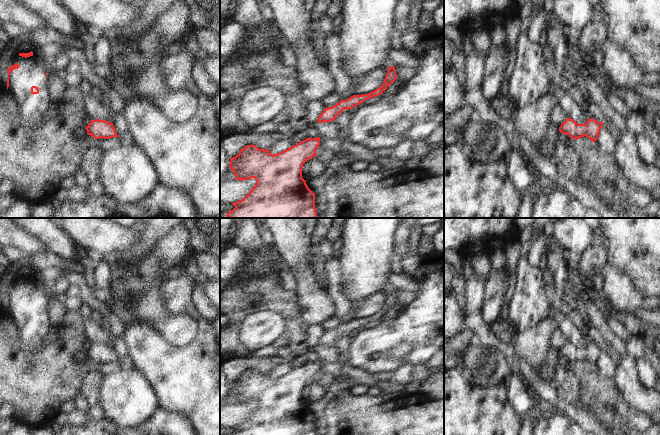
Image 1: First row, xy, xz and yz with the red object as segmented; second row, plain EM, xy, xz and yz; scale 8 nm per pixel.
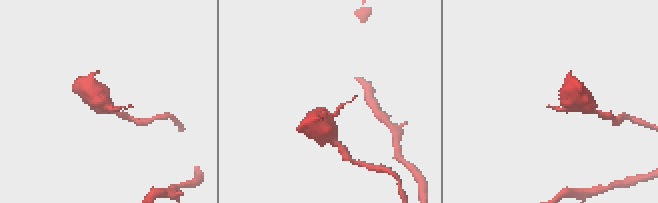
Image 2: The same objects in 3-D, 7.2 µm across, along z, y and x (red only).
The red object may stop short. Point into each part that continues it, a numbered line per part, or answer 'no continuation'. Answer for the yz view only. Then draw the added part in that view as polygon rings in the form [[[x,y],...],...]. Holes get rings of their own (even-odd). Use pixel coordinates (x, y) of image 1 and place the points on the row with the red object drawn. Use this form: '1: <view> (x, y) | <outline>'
no continuation

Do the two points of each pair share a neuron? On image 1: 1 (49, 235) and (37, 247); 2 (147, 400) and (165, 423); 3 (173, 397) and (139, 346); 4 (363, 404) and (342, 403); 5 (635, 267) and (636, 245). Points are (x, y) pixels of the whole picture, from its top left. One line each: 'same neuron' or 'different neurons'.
1: different neurons
2: different neurons
3: same neuron
4: same neuron
5: same neuron

